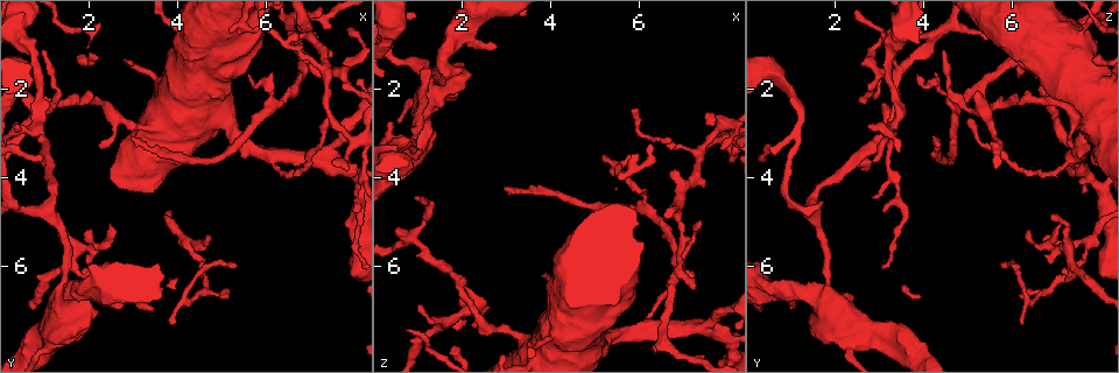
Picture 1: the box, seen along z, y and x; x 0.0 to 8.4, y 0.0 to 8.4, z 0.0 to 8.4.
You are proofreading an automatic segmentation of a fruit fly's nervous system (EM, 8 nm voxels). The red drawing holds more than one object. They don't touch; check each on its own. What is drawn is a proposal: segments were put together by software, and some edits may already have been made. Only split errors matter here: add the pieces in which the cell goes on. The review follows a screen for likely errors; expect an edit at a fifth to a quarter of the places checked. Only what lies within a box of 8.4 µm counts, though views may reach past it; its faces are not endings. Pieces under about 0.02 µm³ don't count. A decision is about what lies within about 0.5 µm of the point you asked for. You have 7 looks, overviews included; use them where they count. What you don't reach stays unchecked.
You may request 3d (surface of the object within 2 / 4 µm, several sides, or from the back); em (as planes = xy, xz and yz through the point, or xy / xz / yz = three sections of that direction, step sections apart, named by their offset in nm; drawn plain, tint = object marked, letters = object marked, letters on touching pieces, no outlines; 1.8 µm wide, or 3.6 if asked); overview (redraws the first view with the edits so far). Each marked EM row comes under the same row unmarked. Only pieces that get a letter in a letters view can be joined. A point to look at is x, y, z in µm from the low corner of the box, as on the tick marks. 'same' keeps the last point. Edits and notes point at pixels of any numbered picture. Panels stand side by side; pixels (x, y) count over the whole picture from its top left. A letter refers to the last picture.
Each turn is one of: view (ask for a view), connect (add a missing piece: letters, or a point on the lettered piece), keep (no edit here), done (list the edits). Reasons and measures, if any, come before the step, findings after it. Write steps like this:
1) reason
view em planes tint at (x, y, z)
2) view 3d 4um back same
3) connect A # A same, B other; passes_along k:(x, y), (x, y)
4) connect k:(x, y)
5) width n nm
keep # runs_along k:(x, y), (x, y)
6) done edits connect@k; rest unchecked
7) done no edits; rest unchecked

branch stops here
view 3d 4um at (2.05, 6.35, 7.25)

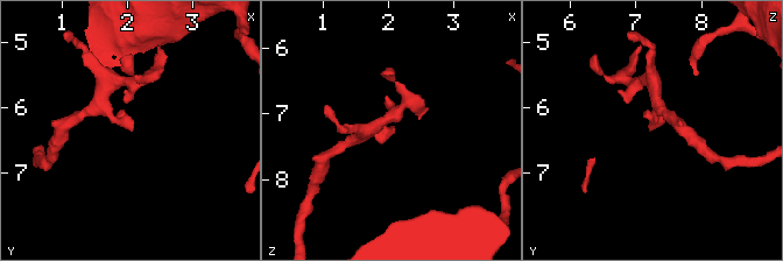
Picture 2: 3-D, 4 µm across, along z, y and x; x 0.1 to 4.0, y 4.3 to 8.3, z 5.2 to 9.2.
shape alone is not enough
view em xy step 4 letters at (2.05, 6.40, 7.20)

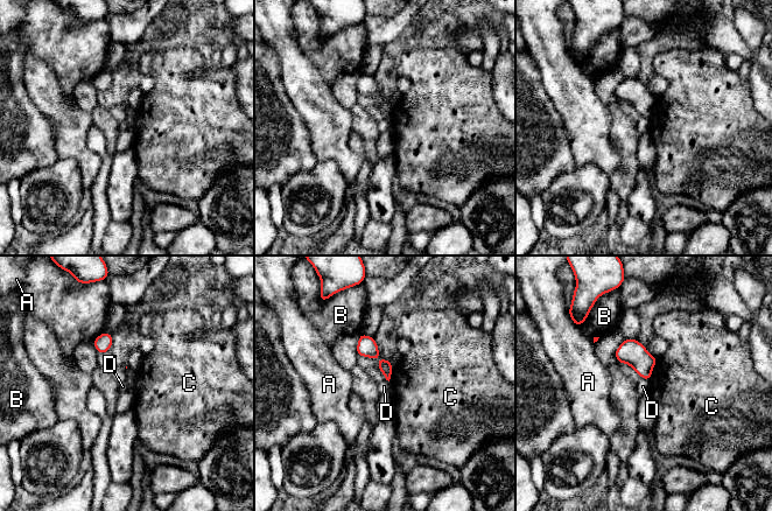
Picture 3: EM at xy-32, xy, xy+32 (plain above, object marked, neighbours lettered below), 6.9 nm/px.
keep # A other, B other, C other, D other; border 3:(641, 377), (648, 380); none of them fits

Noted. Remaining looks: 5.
tapers out
view em xz step 8 tint at (7.60, 3.55, 2.65)

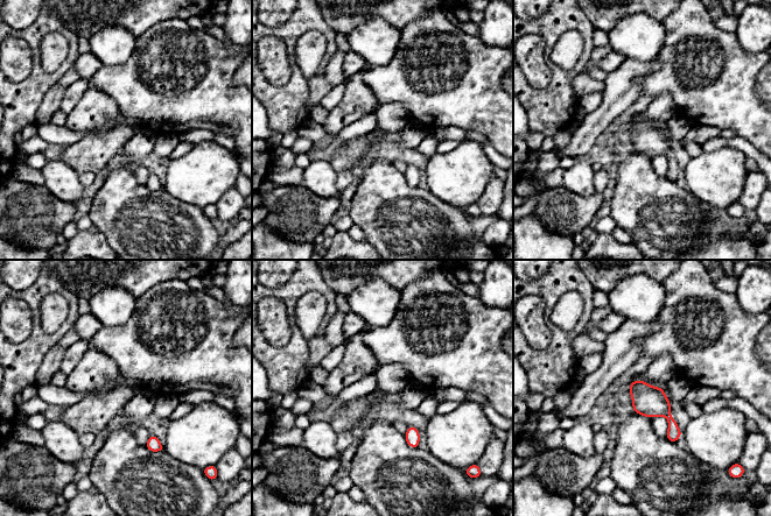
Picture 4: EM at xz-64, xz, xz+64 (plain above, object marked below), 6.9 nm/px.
view em planes letters same

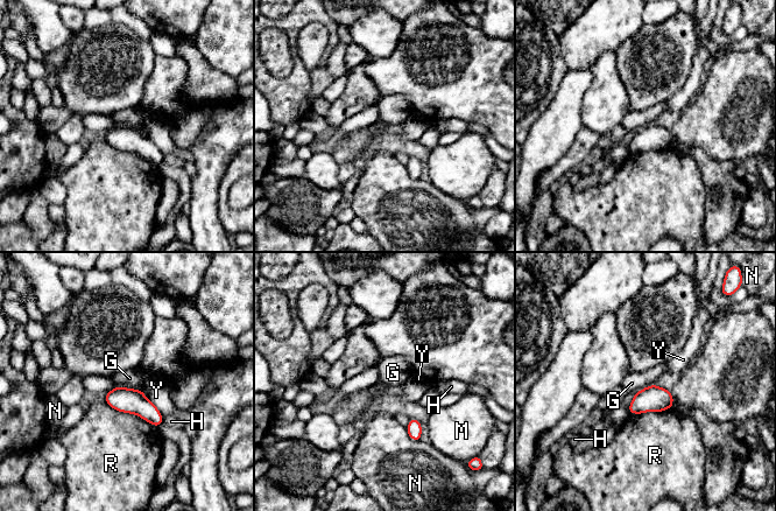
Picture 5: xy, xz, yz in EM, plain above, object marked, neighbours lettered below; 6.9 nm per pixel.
keep # G other, H other, M other, N other, R other, Y other; no lettered piece goes on from it

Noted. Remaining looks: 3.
free end
view 3d 2um at (5.60, 1.70, 3.90)

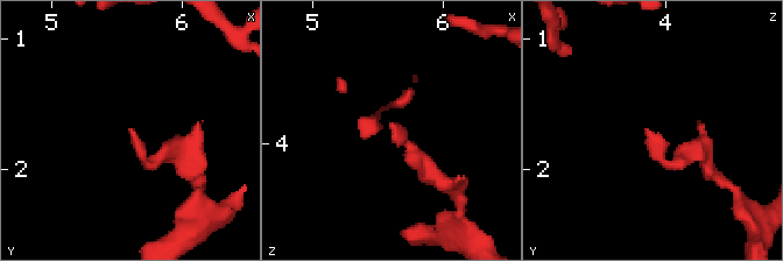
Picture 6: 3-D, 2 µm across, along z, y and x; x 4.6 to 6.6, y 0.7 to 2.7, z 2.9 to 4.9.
shape alone is not enough
view em planes letters at (5.60, 1.72, 3.88)

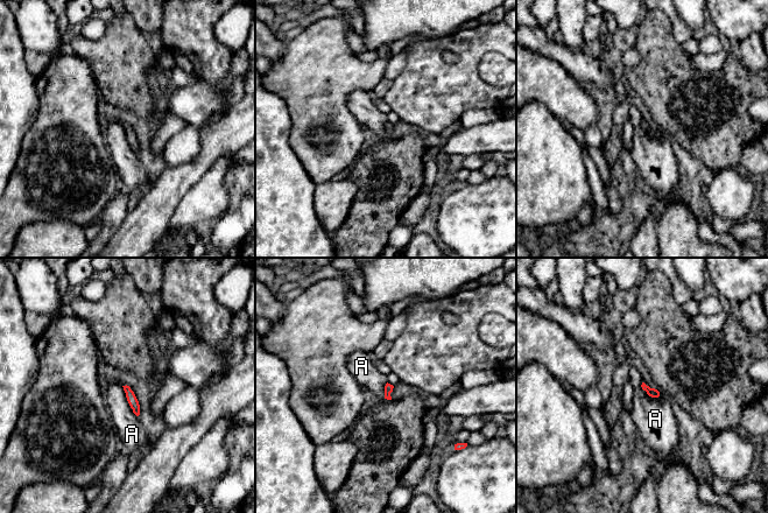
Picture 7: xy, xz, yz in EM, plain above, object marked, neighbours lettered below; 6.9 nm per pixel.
keep # A other; border 7:(121, 386), (128, 406), (138, 416); none of them fits

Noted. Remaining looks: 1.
done no edits; rest unchecked

